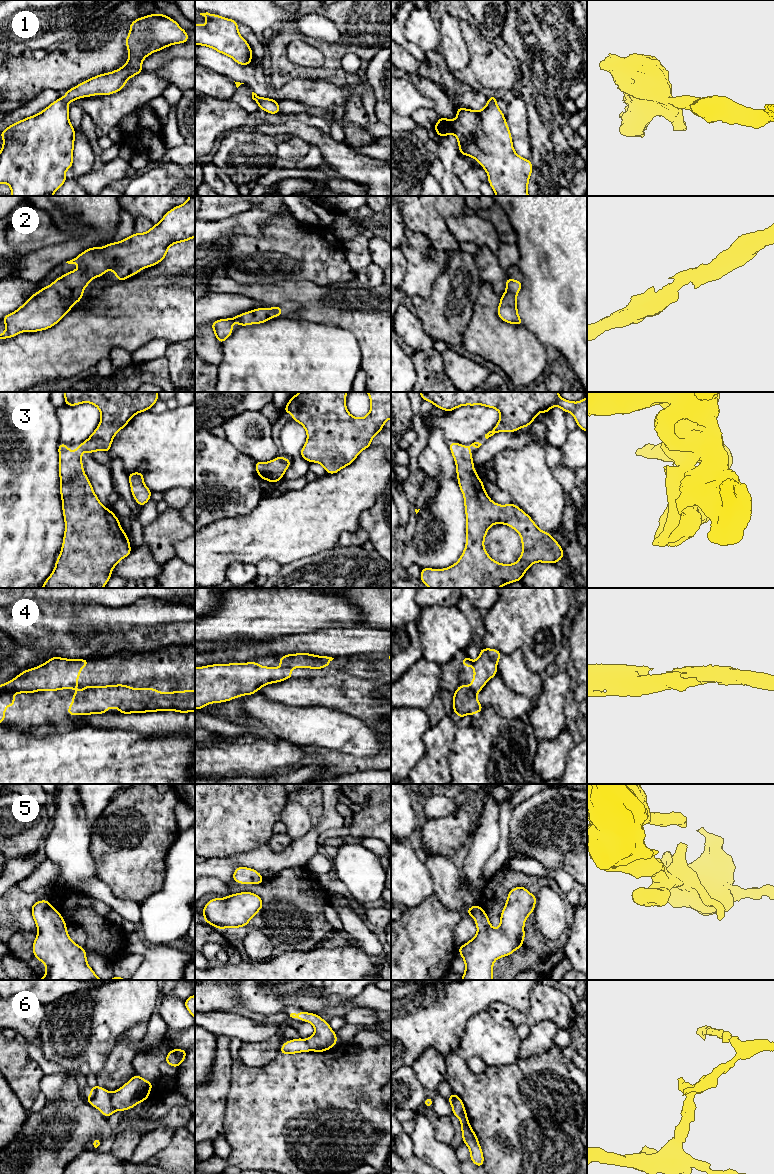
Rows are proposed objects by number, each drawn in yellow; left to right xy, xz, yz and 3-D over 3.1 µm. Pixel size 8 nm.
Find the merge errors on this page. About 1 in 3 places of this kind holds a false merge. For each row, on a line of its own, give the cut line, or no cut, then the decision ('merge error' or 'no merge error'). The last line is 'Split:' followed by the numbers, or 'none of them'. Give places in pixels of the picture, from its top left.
1: no cut | no merge error
2: no cut | no merge error
3: no cut | no merge error
4: no cut | no merge error
5: no cut | no merge error
6: xy (110, 1093), (110, 1102), (116, 1109) | merge error
Split: 6

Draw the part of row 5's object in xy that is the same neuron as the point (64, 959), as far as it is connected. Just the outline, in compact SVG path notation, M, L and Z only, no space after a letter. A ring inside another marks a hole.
M44 899L32 904L31 914L38 929L38 934L32 945L32 951L35 958L45 964L46 969L46 975L40 977L39 980L102 980L88 965L86 950L70 939L65 920L48 900Z

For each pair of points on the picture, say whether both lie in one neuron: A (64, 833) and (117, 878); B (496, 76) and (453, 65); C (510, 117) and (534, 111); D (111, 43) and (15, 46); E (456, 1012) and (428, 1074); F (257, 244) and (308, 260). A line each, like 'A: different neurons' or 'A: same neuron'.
A: different neurons
B: different neurons
C: different neurons
D: different neurons
E: different neurons
F: same neuron

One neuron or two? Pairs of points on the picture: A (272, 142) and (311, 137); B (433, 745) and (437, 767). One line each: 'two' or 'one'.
A: two
B: one

